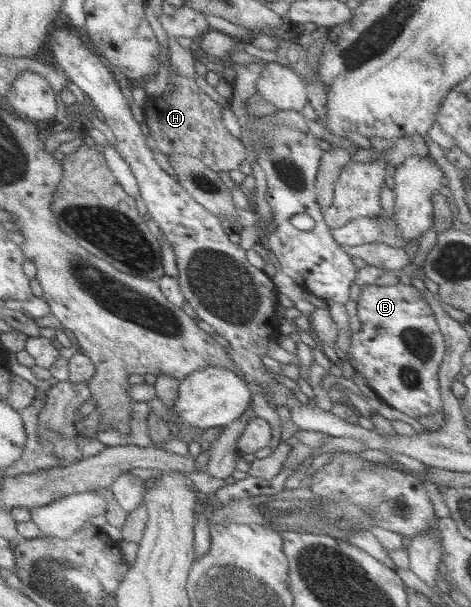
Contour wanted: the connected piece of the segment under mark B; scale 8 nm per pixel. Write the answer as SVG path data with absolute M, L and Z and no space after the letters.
M412 285L362 286L356 302L360 329L350 335L350 348L345 358L355 371L368 381L368 386L390 408L417 419L430 412L441 410L437 371L446 352L432 309Z

